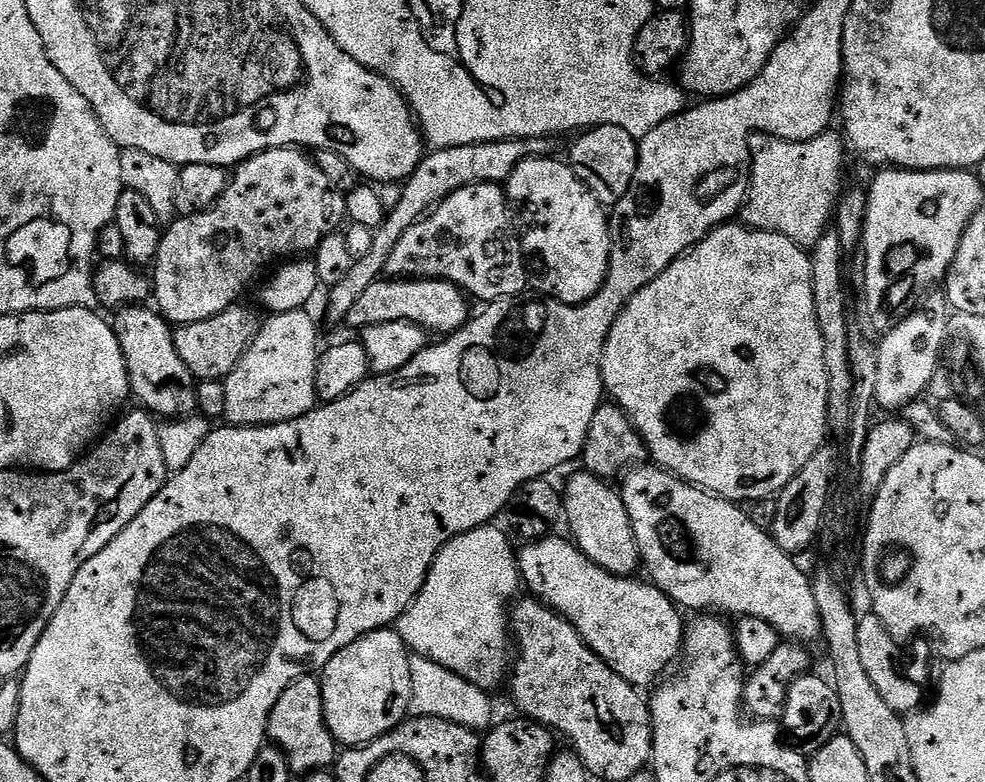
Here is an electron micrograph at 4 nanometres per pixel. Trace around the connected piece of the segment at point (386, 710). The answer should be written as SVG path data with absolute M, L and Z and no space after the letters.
M391 627L366 634L338 650L319 677L326 726L340 746L363 746L394 730L408 716L410 706L410 653L399 632Z

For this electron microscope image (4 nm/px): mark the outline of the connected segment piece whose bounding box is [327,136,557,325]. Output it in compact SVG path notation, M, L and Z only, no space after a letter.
M543 136L537 140L495 140L494 142L478 142L466 146L450 146L429 151L420 159L420 165L412 171L412 175L403 181L398 198L398 206L386 213L382 226L374 229L374 243L370 245L370 254L352 261L350 274L338 282L327 293L328 320L332 324L343 325L347 321L354 302L374 282L385 275L384 267L394 254L394 246L410 226L414 226L421 218L428 215L436 205L443 202L450 194L475 184L503 185L518 165L533 156L551 157L556 148L555 139Z

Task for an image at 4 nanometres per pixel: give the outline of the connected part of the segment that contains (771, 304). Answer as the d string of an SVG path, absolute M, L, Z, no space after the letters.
M729 222L719 228L713 228L700 243L677 258L666 270L662 270L662 274L658 274L658 278L654 278L654 282L650 282L650 286L638 290L638 294L634 294L630 298L630 302L622 310L622 314L618 314L618 318L608 335L608 341L604 343L604 353L600 363L602 378L604 379L604 391L630 417L634 427L640 431L640 437L644 439L647 455L653 456L656 459L653 461L659 467L671 472L674 476L679 476L682 480L687 480L689 484L704 489L705 492L712 493L713 496L720 496L723 500L733 502L764 500L767 496L772 498L779 494L790 482L790 478L794 478L794 474L798 474L798 470L802 470L802 466L806 466L806 462L810 462L810 458L814 458L814 454L819 448L825 447L827 440L824 439L829 439L830 436L828 430L828 379L826 378L826 366L822 354L822 330L818 330L818 318L814 318L814 290L810 286L810 262L808 258L809 253L805 249L798 247L794 242L790 242L790 238L786 238L782 234L757 232L747 226L741 226L739 223Z

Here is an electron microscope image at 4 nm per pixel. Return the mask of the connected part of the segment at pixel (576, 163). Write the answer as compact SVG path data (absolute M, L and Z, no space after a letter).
M609 124L581 131L573 140L576 141L572 144L570 163L574 174L592 191L600 204L615 206L626 190L630 190L630 182L634 182L634 170L638 166L640 153L638 141L626 134L626 130Z

